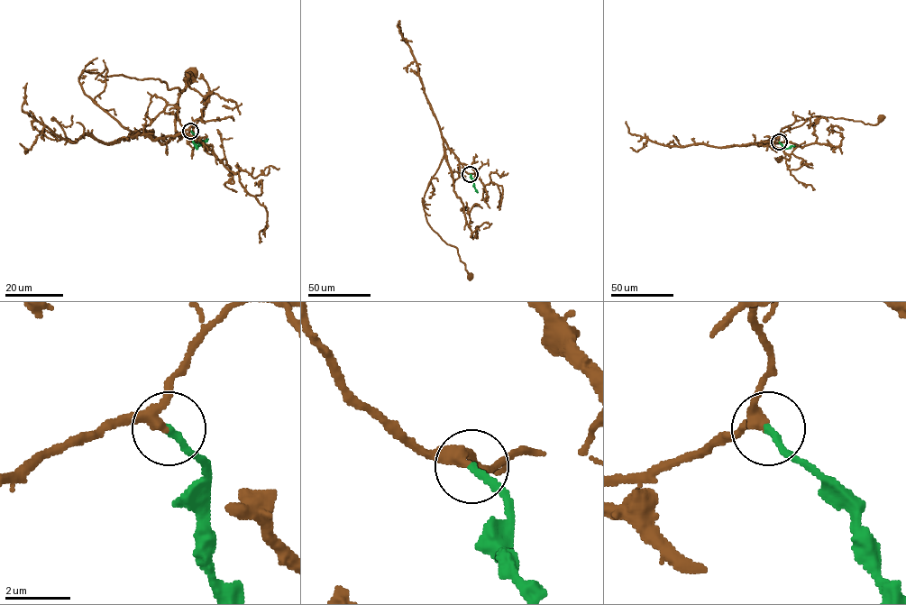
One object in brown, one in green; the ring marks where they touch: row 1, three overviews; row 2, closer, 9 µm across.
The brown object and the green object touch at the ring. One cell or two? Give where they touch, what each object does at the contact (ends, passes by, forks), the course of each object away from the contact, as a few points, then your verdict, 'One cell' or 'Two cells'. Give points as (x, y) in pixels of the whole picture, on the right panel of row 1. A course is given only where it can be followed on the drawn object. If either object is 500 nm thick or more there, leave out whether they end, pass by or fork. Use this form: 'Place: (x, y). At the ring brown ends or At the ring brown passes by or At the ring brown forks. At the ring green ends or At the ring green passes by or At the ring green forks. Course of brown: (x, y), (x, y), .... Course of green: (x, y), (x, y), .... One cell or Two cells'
Place: (779, 142). At the ring brown passes by. At the ring green ends. Course of brown: (779, 142), (744, 144), (766, 141), (814, 116), (874, 124), (882, 118). Course of green: (779, 142), (784, 149), (797, 145). One cell

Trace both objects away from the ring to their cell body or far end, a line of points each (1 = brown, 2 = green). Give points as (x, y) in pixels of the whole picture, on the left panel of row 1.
1: (190, 130), (128, 139), (130, 130), (85, 93), (78, 78), (84, 71), (152, 78), (182, 90), (191, 75)
2: (190, 130), (196, 146), (202, 140), (205, 142), (208, 139)

